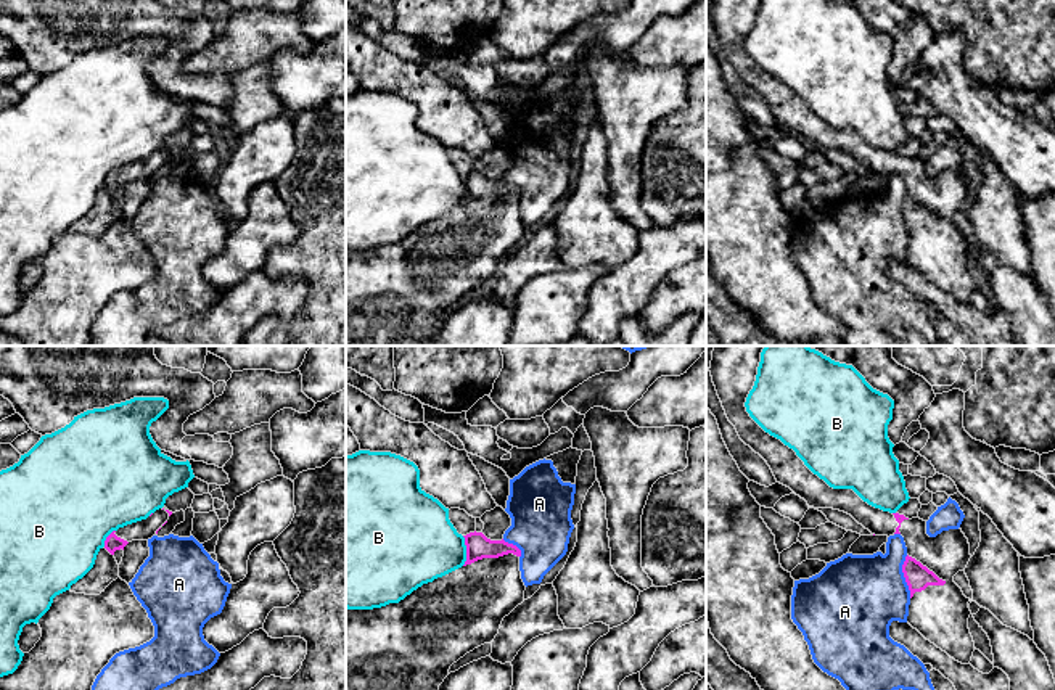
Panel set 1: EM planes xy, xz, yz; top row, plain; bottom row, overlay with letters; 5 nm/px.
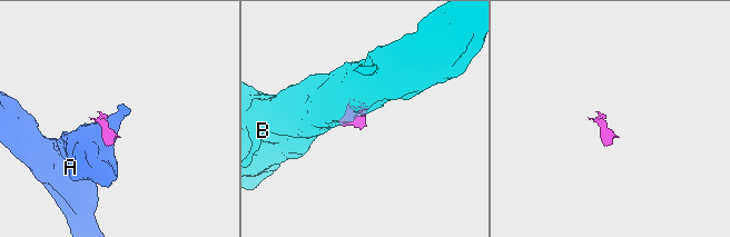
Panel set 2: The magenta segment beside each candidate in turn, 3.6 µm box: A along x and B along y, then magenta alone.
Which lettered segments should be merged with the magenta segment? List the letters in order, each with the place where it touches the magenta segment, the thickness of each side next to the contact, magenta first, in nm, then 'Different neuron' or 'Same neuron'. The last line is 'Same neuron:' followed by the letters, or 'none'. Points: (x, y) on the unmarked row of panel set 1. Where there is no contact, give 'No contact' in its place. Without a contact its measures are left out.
A: Touches magenta at yz (904, 216). Thickness 130 nm (magenta) against 420 nm. Different neuron
B: Touches magenta at xz (467, 190). Thickness 120 nm (magenta) against 380 nm. Different neuron
Same neuron: none

